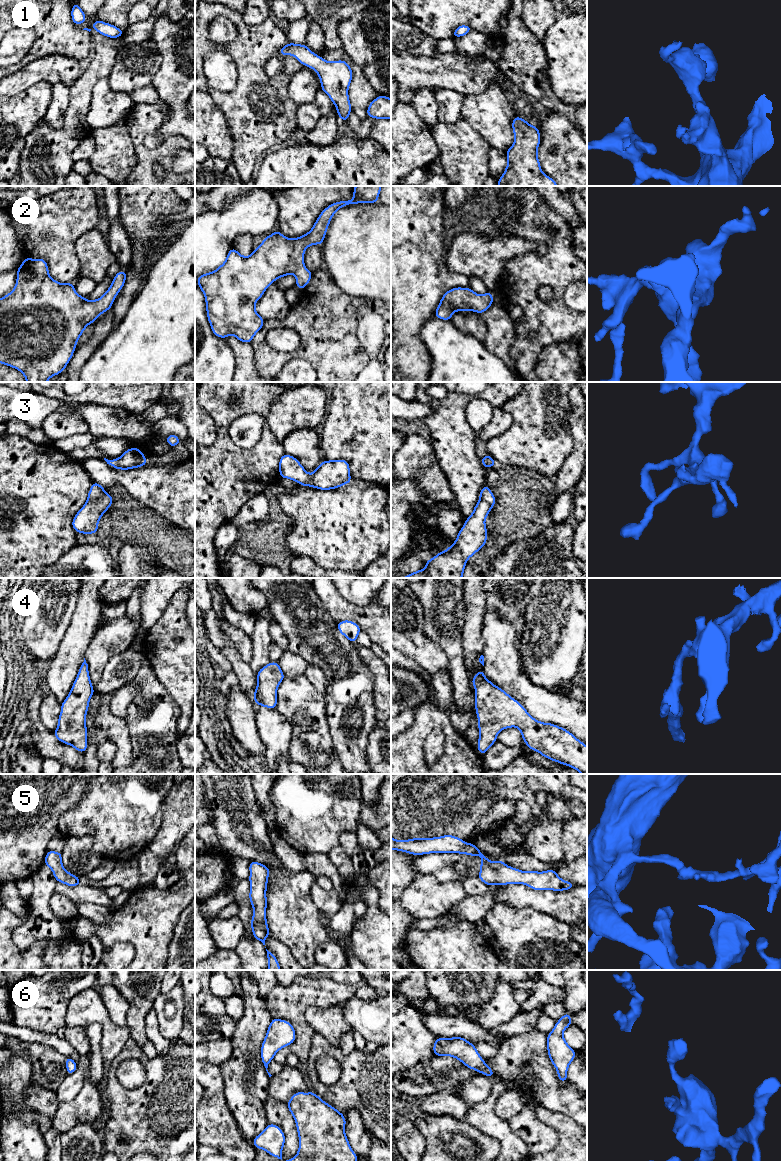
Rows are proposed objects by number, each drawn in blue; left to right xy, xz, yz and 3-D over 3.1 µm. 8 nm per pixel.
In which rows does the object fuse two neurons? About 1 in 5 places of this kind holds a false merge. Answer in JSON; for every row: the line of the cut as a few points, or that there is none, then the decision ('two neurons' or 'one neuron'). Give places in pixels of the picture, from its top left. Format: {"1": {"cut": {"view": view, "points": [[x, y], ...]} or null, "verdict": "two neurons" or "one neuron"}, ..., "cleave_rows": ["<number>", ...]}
{"1": {"cut": null, "verdict": "one neuron"}, "2": {"cut": null, "verdict": "one neuron"}, "3": {"cut": null, "verdict": "one neuron"}, "4": {"cut": null, "verdict": "one neuron"}, "5": {"cut": null, "verdict": "one neuron"}, "6": {"cut": null, "verdict": "one neuron"}, "cleave_rows": []}

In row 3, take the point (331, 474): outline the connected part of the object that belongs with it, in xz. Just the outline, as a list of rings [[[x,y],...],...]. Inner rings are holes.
[[[284,454],[279,460],[280,478],[287,478],[319,490],[331,490],[351,483],[349,462],[343,459],[322,461],[310,475],[294,457]]]

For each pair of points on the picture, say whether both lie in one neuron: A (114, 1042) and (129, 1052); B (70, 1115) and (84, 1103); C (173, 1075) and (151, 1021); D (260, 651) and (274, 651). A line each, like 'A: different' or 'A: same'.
A: different
B: same
C: different
D: different

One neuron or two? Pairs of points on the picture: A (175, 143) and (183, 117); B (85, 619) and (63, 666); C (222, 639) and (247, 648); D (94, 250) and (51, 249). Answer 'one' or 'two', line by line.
A: two
B: one
C: one
D: two

